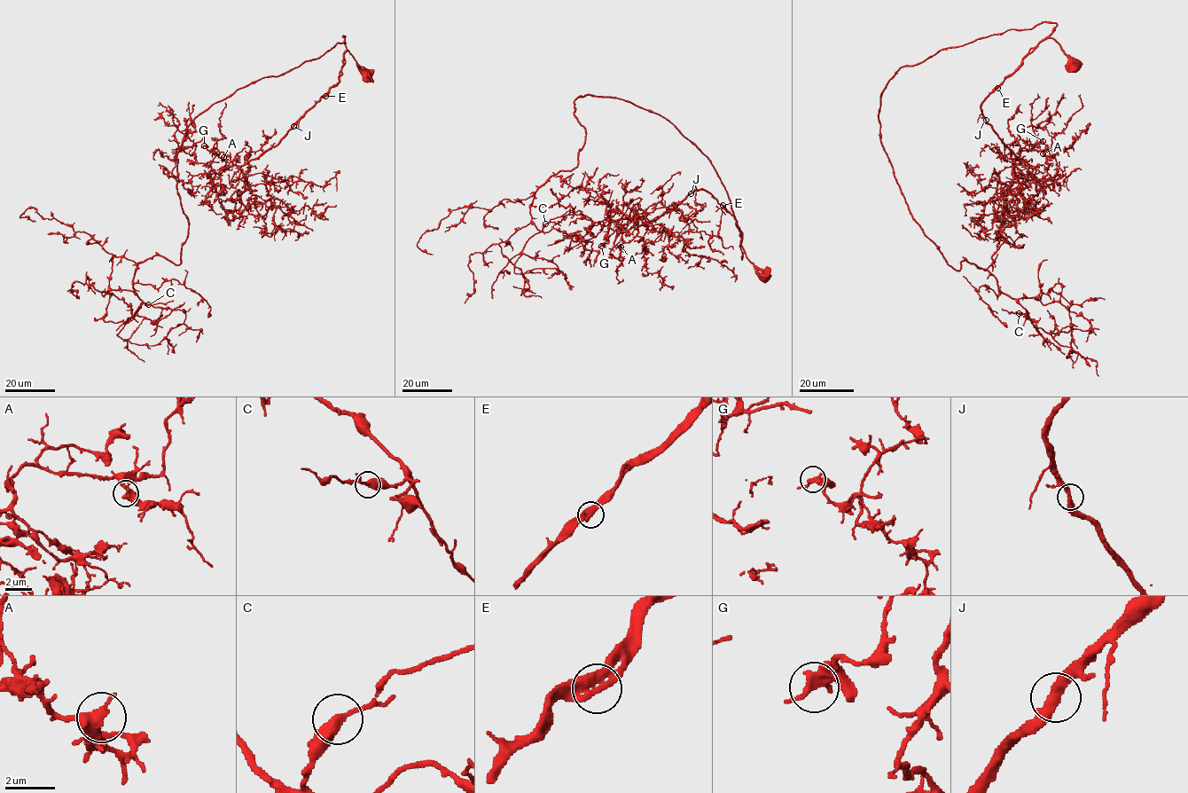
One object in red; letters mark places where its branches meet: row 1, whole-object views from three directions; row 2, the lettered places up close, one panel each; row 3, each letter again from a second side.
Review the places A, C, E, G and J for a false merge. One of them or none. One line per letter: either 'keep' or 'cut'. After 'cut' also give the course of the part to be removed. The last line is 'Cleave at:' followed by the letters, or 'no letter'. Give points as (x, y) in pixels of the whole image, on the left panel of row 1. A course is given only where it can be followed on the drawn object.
A: keep
C: keep
E: keep
G: keep
J: keep
Cleave at: no letter

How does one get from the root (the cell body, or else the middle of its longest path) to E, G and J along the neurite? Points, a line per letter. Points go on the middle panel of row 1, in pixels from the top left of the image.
E: (764, 277), (761, 278), (748, 260), (736, 219), (722, 205)
G: (764, 277), (746, 255), (734, 217), (701, 189), (643, 225), (630, 218), (601, 246)
J: (764, 277), (761, 278), (746, 255), (734, 217), (704, 190), (695, 190), (691, 193)

